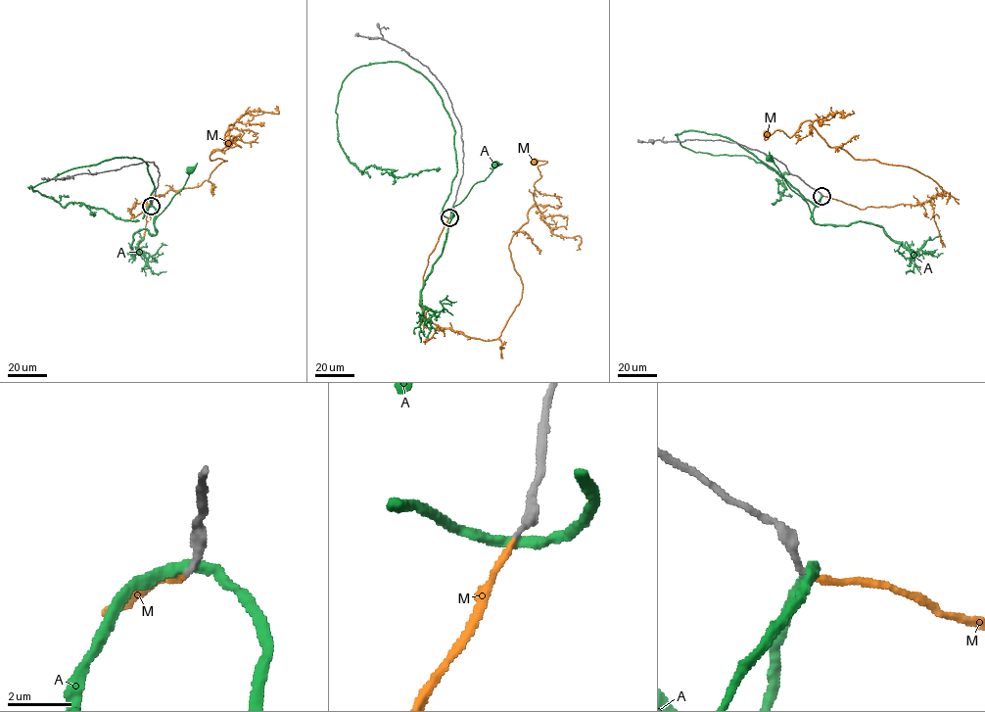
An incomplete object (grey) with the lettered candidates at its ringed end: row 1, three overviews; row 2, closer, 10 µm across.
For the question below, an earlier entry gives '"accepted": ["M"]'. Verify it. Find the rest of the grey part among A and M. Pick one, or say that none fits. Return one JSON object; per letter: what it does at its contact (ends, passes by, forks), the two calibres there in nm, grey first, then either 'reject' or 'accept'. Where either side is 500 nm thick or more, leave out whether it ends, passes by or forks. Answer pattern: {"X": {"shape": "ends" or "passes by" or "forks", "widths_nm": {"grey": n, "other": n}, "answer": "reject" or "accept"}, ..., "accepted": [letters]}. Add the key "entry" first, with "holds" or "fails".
{"entry": "holds", "A": {"shape": "passes by", "widths_nm": {"grey": 200, "other": 340}, "answer": "reject"}, "M": {"shape": "ends", "widths_nm": {"grey": 200, "other": 190}, "answer": "accept"}, "accepted": ["M"]}

